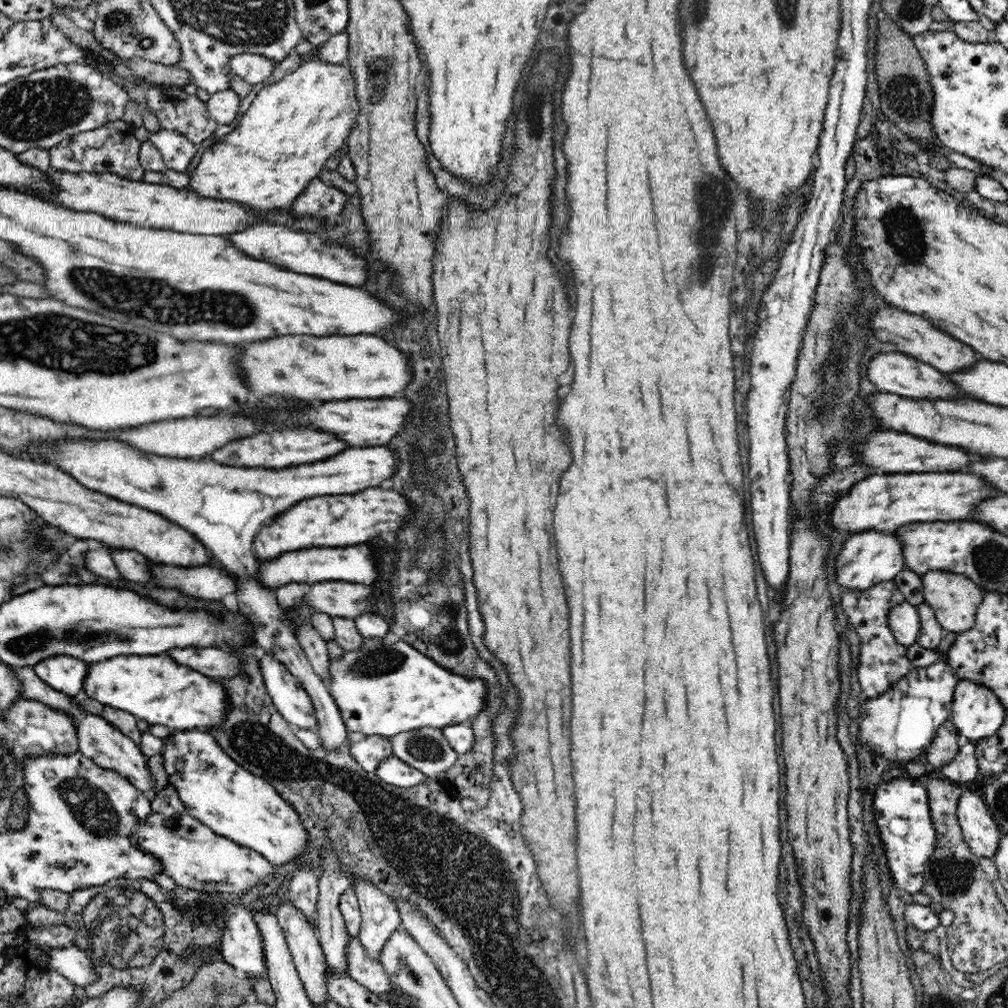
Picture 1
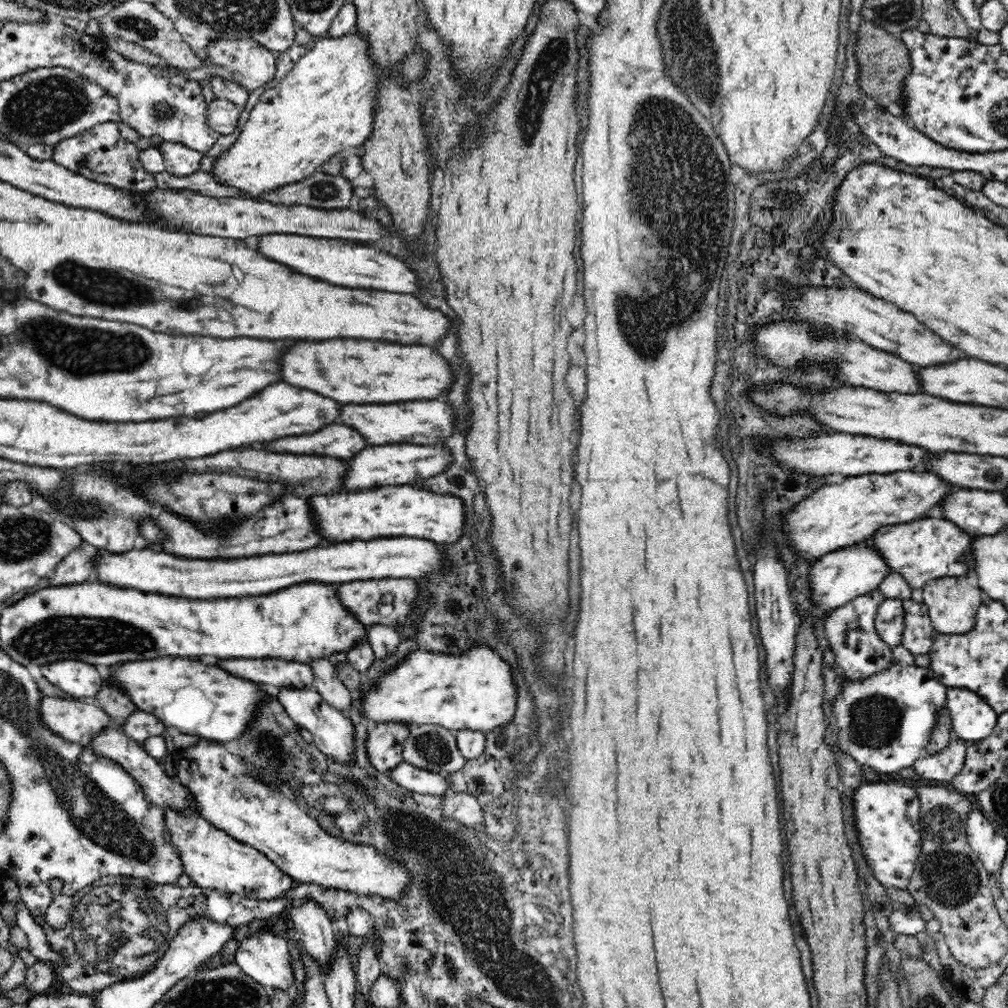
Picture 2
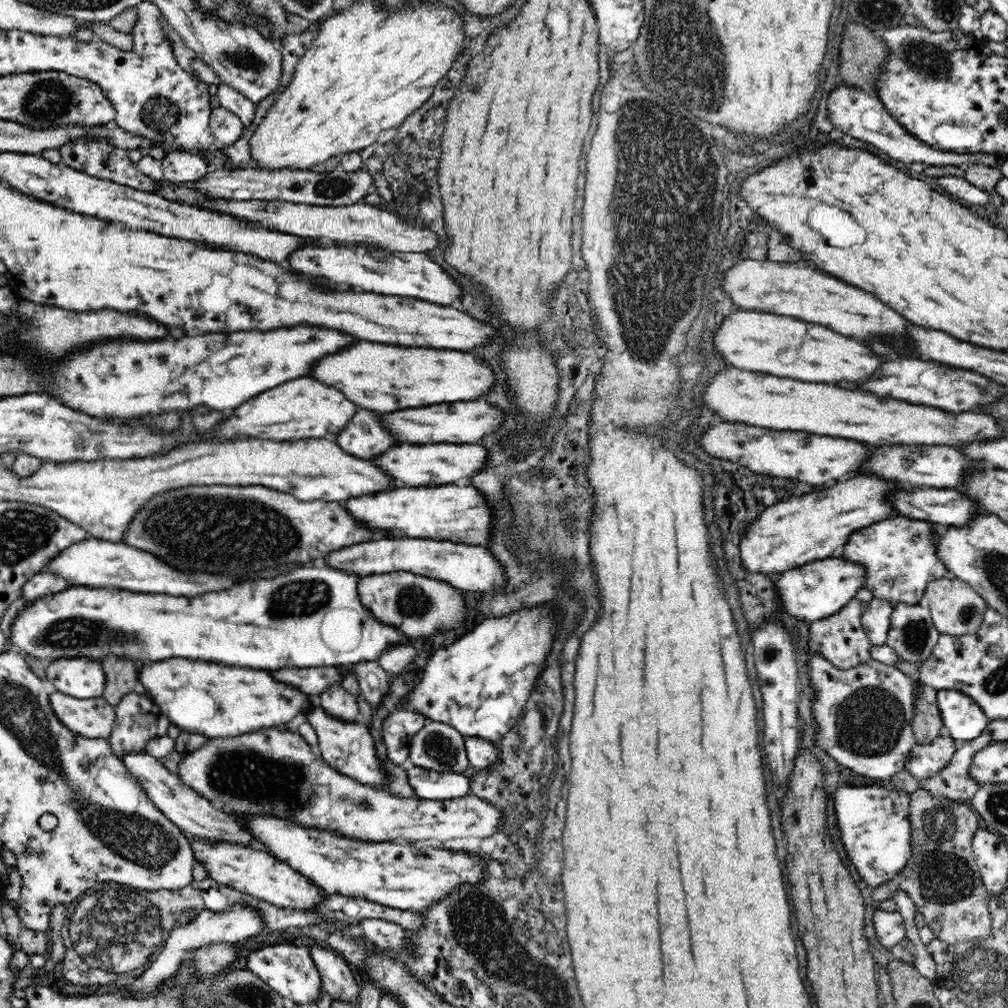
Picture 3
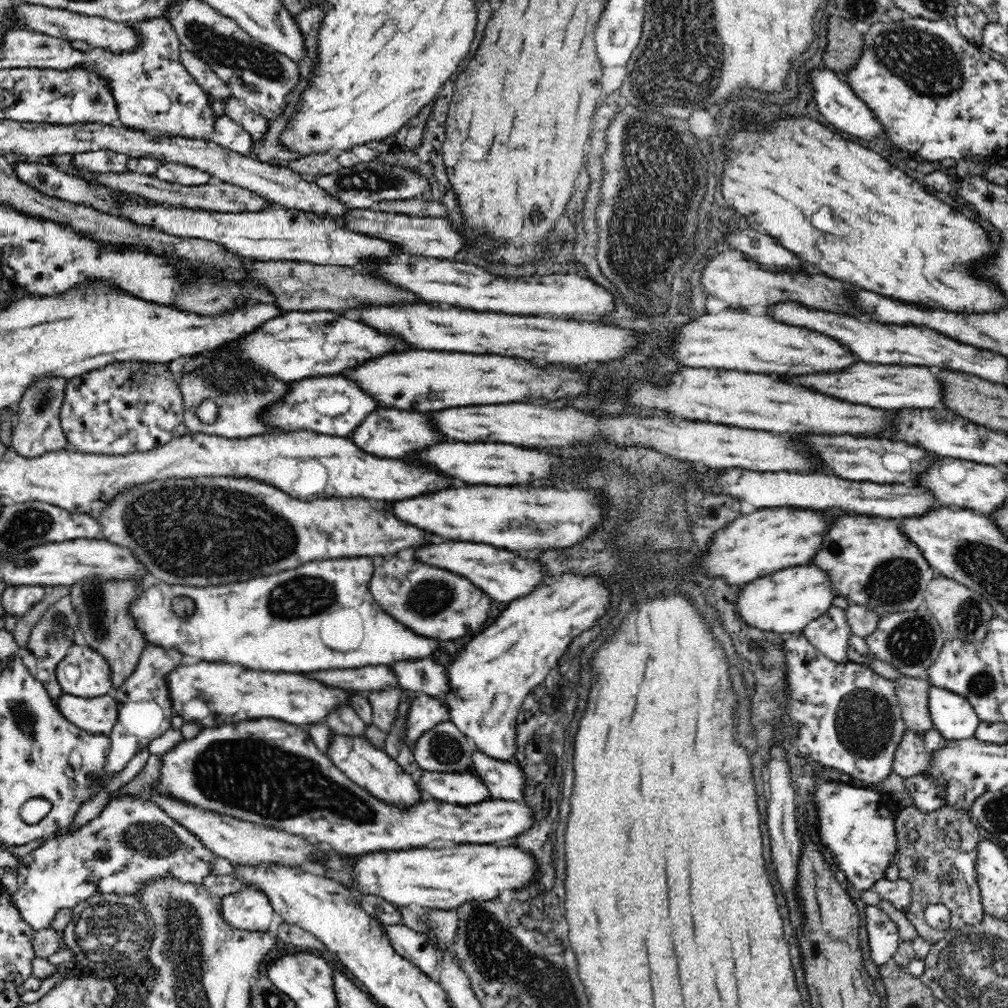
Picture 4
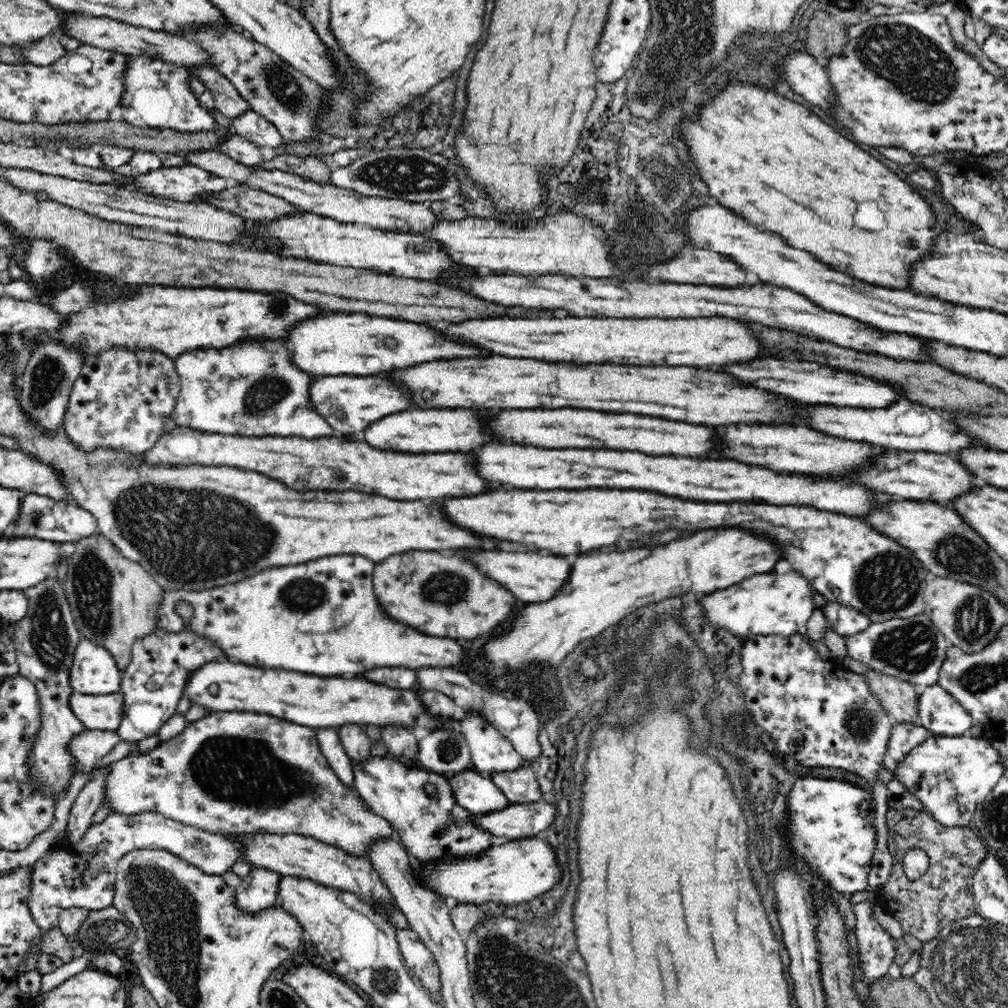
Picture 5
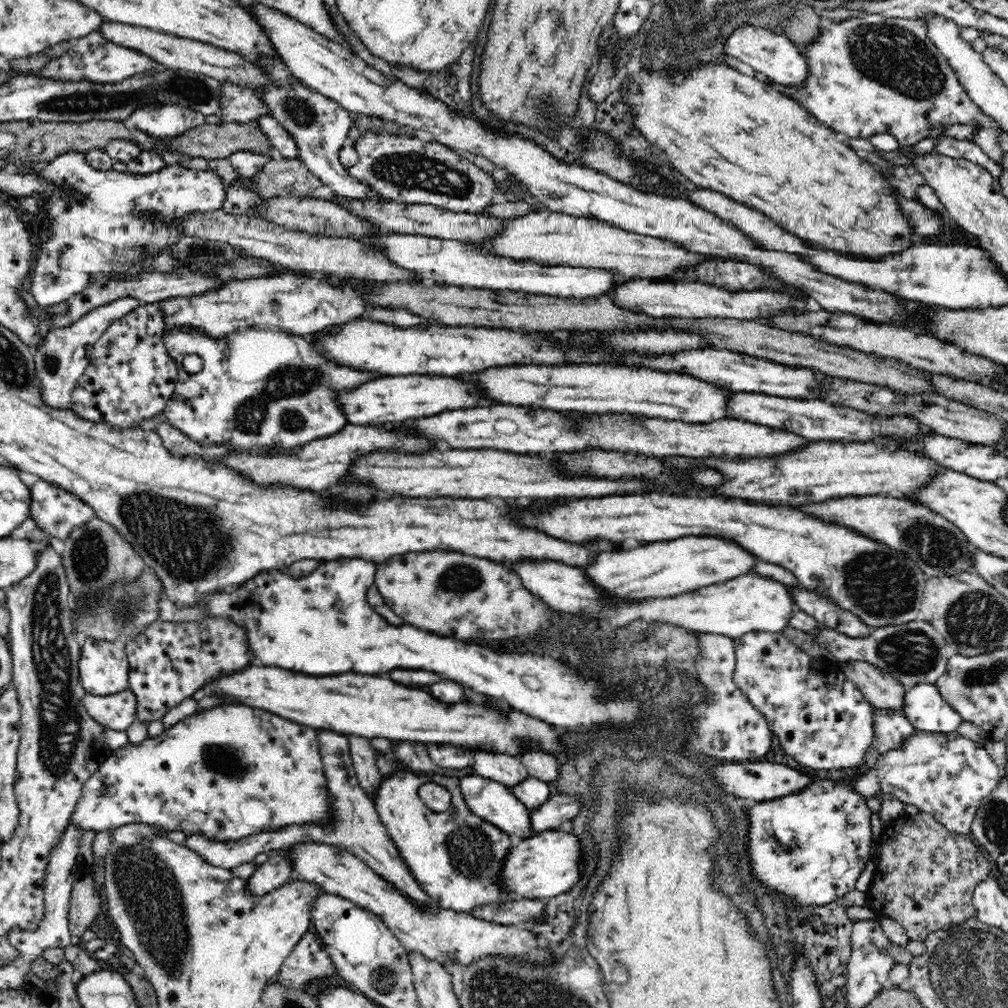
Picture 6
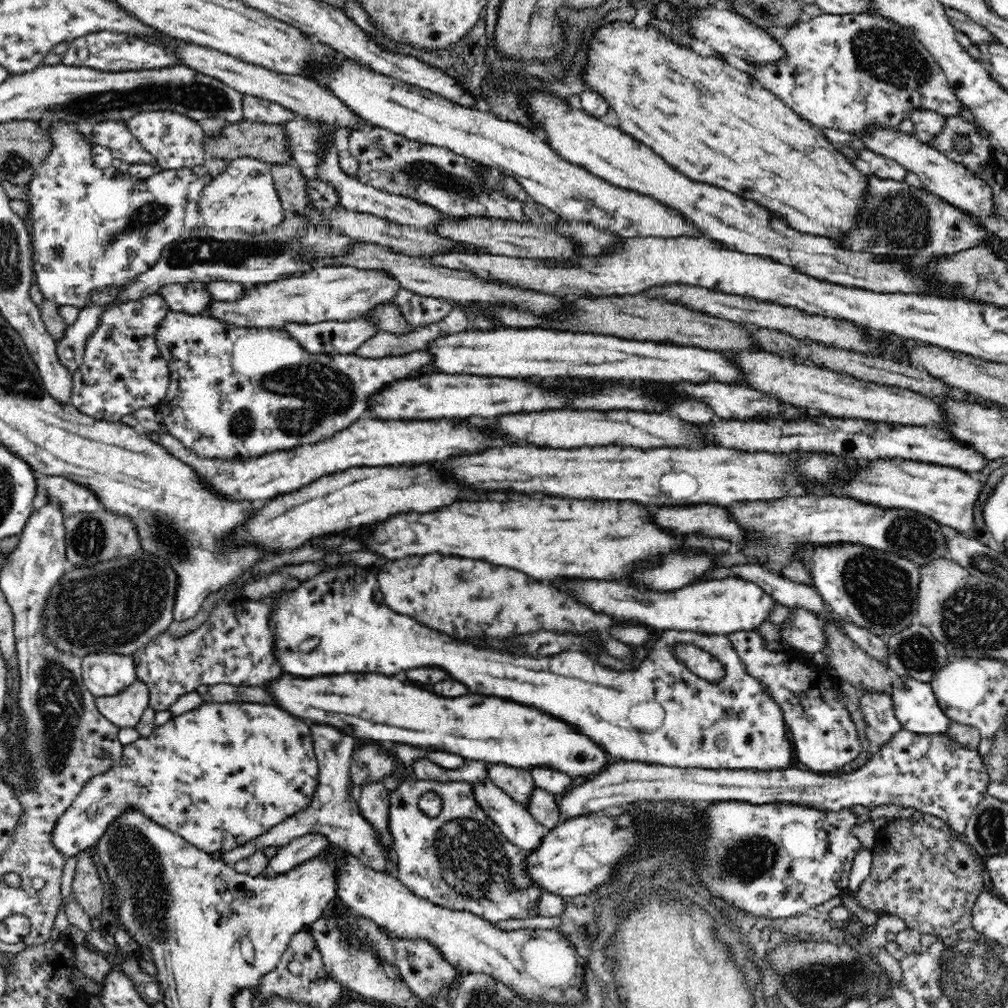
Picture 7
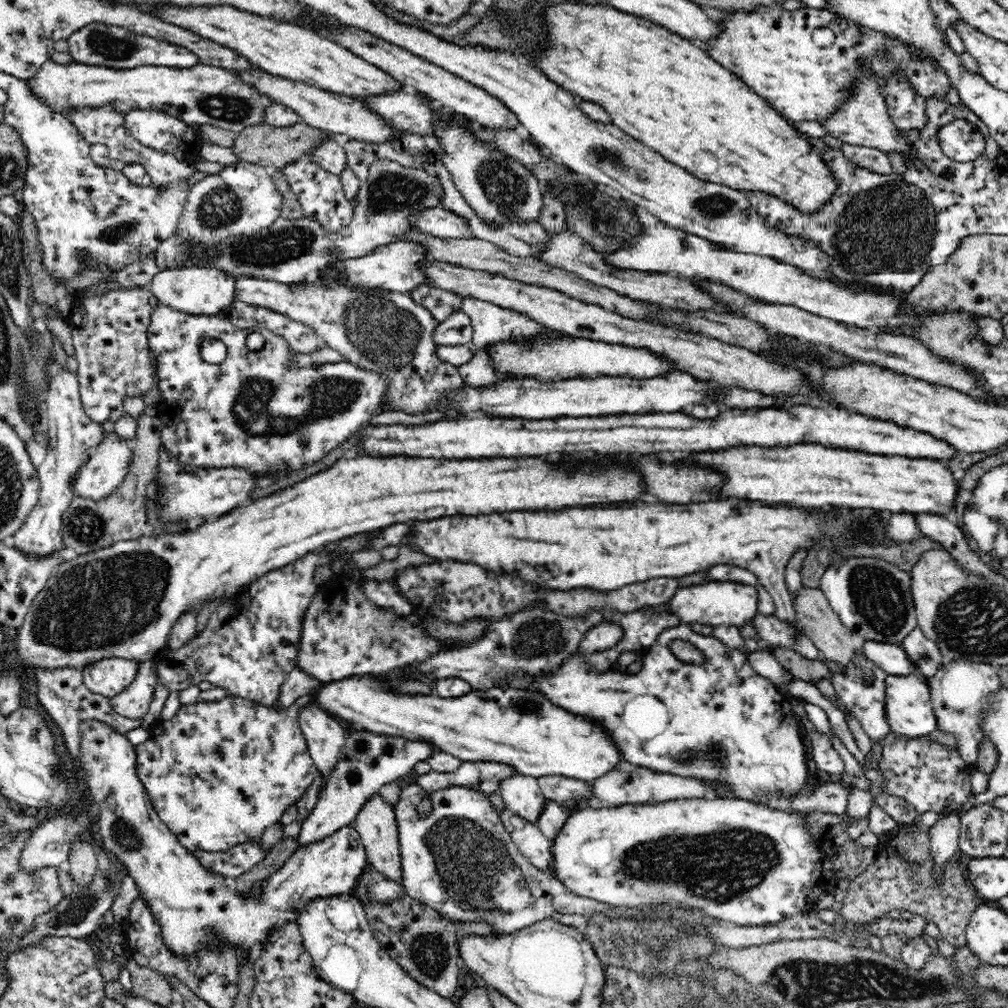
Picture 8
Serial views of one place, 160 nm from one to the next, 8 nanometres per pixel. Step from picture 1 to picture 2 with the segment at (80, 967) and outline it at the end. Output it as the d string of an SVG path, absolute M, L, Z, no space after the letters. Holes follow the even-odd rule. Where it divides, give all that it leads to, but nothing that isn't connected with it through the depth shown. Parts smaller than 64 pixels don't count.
M22 900L14 904L16 905L16 924L28 937L27 949L30 954L36 956L38 961L52 964L55 969L58 969L63 958L58 956L58 951L50 946L39 920L30 915L30 911Z

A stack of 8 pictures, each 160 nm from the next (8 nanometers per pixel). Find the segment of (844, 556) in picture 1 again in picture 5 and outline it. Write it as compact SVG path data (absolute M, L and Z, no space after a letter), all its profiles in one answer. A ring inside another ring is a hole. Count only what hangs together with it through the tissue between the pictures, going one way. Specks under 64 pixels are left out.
M788 571L785 574L776 572L752 575L744 578L738 584L732 584L726 590L718 589L714 594L708 594L702 600L706 618L712 624L722 626L724 634L730 639L741 639L750 635L782 635L792 636L798 633L800 627L810 620L811 614L816 610L814 607L814 587L798 574L798 571Z

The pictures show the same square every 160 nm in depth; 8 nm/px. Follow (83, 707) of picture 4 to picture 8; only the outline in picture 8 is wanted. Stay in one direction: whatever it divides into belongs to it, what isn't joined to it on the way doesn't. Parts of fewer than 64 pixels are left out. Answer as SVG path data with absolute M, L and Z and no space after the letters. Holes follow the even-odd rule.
M141 661L133 683L113 696L113 709L130 720L143 717L148 712L150 702L154 698L154 688L159 680L156 661Z

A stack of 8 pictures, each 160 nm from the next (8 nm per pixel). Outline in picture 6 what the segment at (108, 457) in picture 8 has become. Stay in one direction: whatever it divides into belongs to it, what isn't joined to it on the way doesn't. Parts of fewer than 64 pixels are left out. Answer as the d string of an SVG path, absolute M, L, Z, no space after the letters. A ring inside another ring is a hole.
M40 479L30 491L31 503L29 517L36 521L37 528L48 532L50 536L59 539L60 542L78 525L86 524L88 520L95 517L95 510L82 502L80 497L70 493L61 485L52 484L50 481Z

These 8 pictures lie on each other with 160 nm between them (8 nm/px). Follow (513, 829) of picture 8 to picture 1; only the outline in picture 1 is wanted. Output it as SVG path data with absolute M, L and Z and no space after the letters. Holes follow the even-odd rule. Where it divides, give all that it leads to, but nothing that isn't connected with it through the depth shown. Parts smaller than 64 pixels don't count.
M388 756L386 760L382 760L375 772L383 782L400 786L400 788L412 788L428 782L428 777L423 772L412 768L396 756Z

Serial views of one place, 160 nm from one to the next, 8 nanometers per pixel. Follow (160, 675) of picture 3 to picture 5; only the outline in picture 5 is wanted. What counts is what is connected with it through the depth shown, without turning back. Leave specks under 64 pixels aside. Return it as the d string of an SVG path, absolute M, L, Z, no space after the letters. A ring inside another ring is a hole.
M222 660L208 663L194 671L189 676L183 696L192 705L198 703L208 712L266 712L270 716L278 716L310 728L328 728L342 724L398 724L406 728L434 726L436 730L440 730L450 724L450 720L438 722L436 718L428 716L418 696L410 690L392 690L388 686L358 678L318 678L302 672L264 670Z

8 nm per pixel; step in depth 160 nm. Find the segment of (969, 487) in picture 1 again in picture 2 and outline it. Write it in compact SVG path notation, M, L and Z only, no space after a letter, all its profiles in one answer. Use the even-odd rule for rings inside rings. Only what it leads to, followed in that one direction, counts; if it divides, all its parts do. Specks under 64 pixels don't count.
M910 470L894 474L868 474L846 478L841 484L822 485L818 492L813 492L808 500L800 502L796 510L786 516L784 530L788 540L792 540L806 558L821 558L834 550L866 543L871 534L882 526L936 515L942 492L952 492L956 486L942 484L944 480L938 480L938 476L918 474L927 472Z

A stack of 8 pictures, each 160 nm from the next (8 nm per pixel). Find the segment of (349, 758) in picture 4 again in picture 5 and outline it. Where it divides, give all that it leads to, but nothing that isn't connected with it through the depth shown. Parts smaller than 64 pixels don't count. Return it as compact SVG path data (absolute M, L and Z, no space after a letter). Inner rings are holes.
M373 755L368 760L364 760L362 764L353 762L353 766L357 776L356 791L360 794L360 797L376 816L384 819L392 830L396 830L400 834L402 842L408 846L408 850L418 860L428 862L424 866L438 864L442 860L464 860L464 858L465 860L472 860L472 858L480 858L488 848L492 847L490 839L494 837L493 834L489 830L482 829L481 824L477 824L477 816L463 809L454 800L453 786L450 785L448 775L440 775L434 771L429 772L424 769L410 770L389 757L380 758ZM427 785L434 785L436 791L438 791L432 798L425 790Z

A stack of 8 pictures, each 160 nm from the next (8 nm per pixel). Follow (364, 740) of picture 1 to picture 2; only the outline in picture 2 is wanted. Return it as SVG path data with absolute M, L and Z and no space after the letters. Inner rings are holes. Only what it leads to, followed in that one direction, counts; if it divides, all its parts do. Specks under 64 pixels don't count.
M380 722L368 733L362 744L364 757L378 771L391 771L404 762L402 750L406 738L409 737L408 724L399 722Z

